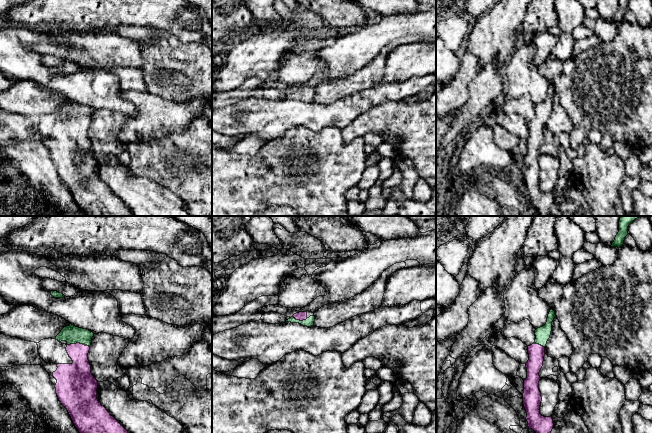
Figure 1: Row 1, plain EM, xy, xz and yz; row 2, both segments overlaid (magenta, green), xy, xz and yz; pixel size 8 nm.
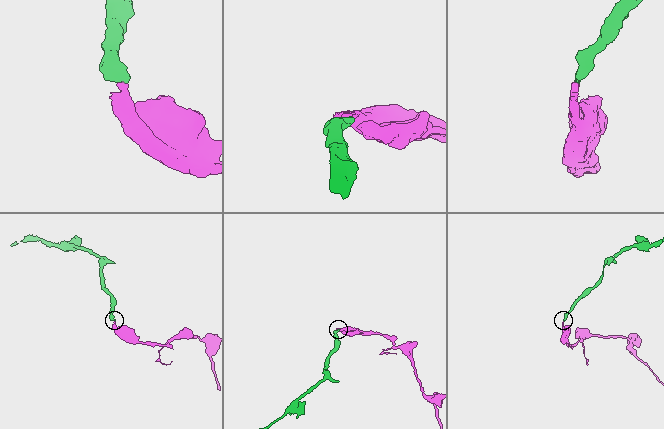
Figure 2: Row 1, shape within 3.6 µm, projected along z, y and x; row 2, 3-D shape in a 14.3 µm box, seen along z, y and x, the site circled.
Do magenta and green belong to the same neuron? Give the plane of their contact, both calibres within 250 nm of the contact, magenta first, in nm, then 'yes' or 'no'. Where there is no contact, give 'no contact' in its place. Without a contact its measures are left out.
xy | 220/150 nm | yes

